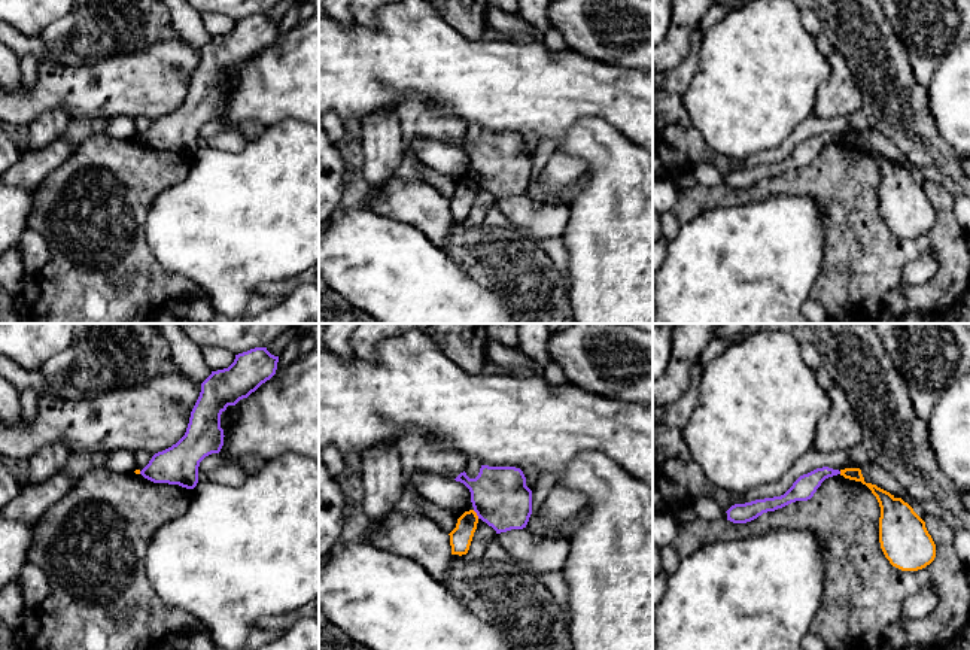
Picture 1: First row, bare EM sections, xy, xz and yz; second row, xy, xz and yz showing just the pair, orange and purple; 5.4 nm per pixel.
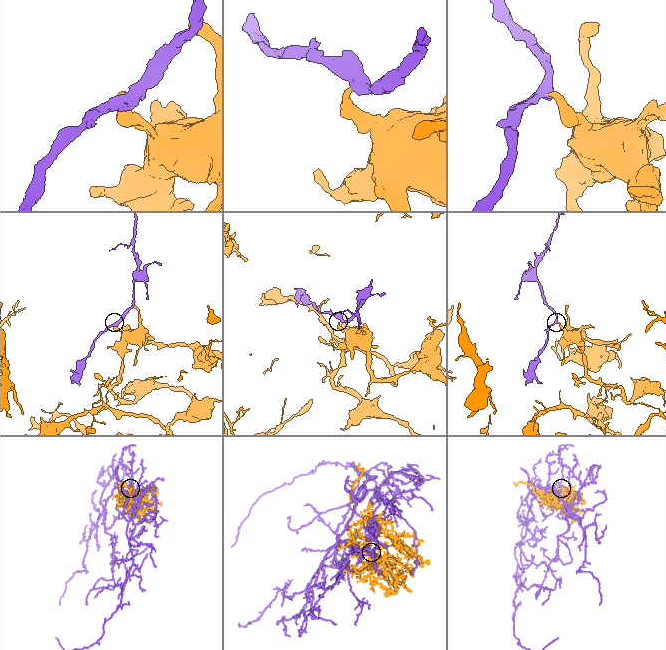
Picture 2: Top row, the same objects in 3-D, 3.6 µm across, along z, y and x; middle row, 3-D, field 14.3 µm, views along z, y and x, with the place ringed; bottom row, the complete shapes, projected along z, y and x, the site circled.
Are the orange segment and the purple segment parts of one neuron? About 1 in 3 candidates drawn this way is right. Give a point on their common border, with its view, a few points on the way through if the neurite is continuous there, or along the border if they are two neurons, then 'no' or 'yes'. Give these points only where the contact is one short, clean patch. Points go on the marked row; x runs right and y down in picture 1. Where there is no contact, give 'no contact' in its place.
meets orange in xz at (476, 515); border along xz (473, 510), (479, 518); no

